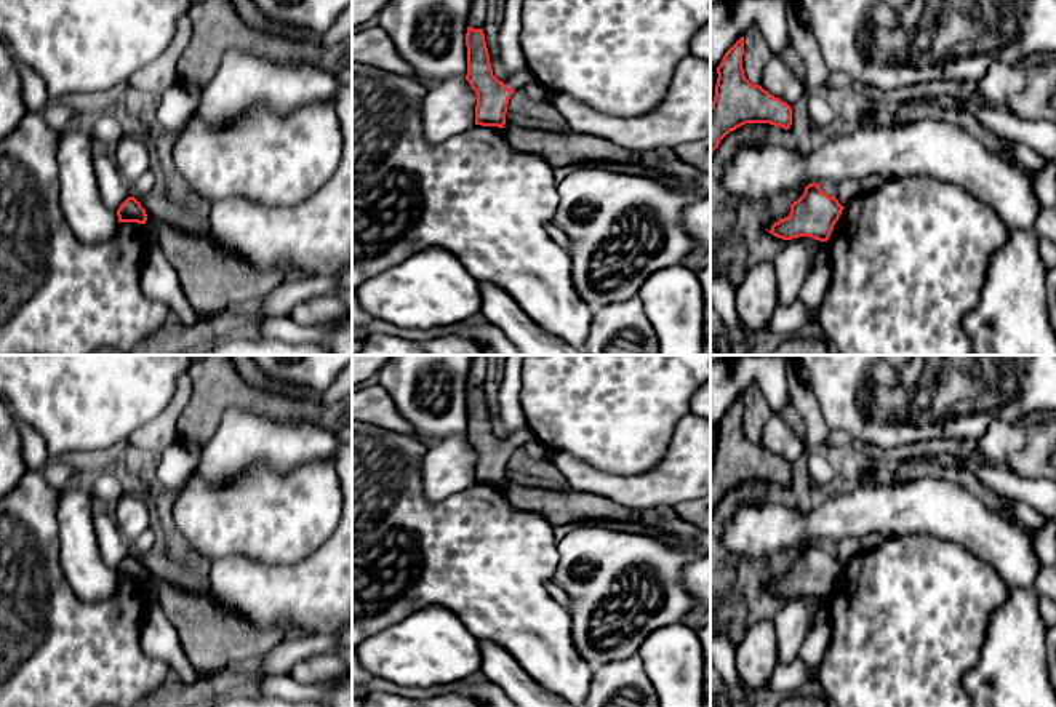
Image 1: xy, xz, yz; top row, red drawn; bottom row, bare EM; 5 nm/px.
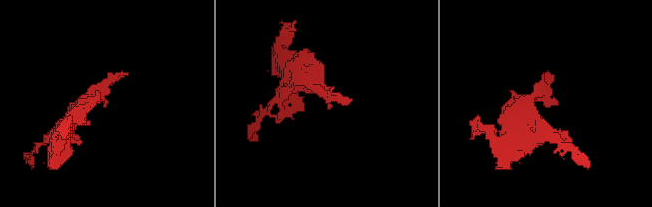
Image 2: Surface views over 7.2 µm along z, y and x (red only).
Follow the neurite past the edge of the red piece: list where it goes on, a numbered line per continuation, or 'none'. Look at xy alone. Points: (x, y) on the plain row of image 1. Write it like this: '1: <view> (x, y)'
none

